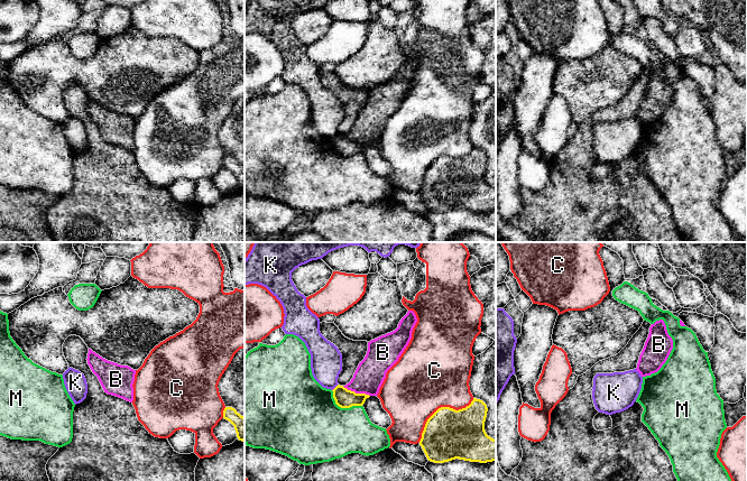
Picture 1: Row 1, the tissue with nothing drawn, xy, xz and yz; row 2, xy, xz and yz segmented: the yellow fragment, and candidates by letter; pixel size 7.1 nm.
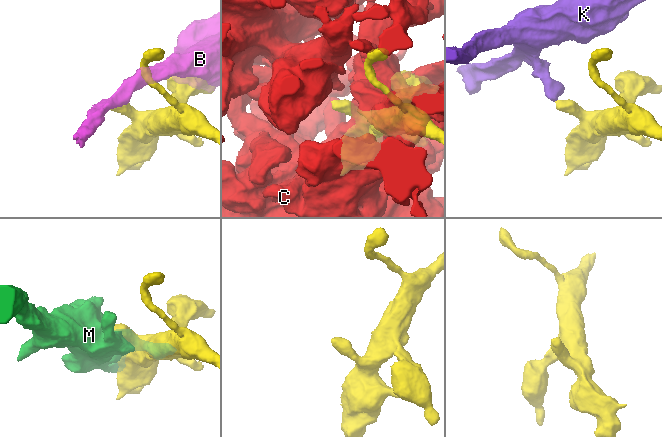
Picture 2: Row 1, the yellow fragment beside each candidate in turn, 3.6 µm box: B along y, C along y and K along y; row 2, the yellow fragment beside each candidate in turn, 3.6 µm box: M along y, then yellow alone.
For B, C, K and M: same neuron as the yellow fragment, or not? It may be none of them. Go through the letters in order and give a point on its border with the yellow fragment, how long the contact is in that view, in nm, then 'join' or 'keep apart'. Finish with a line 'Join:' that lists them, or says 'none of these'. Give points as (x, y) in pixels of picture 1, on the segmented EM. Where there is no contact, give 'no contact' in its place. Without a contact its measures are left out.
B: xz (354, 392) | 220 nm | keep apart
C: xz (441, 407) | 500 nm | keep apart
K: xz (335, 387) | 70 nm | keep apart
M: xz (342, 407) | 260 nm | keep apart
Join: none of these

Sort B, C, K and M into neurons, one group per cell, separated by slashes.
B / C / K / M

